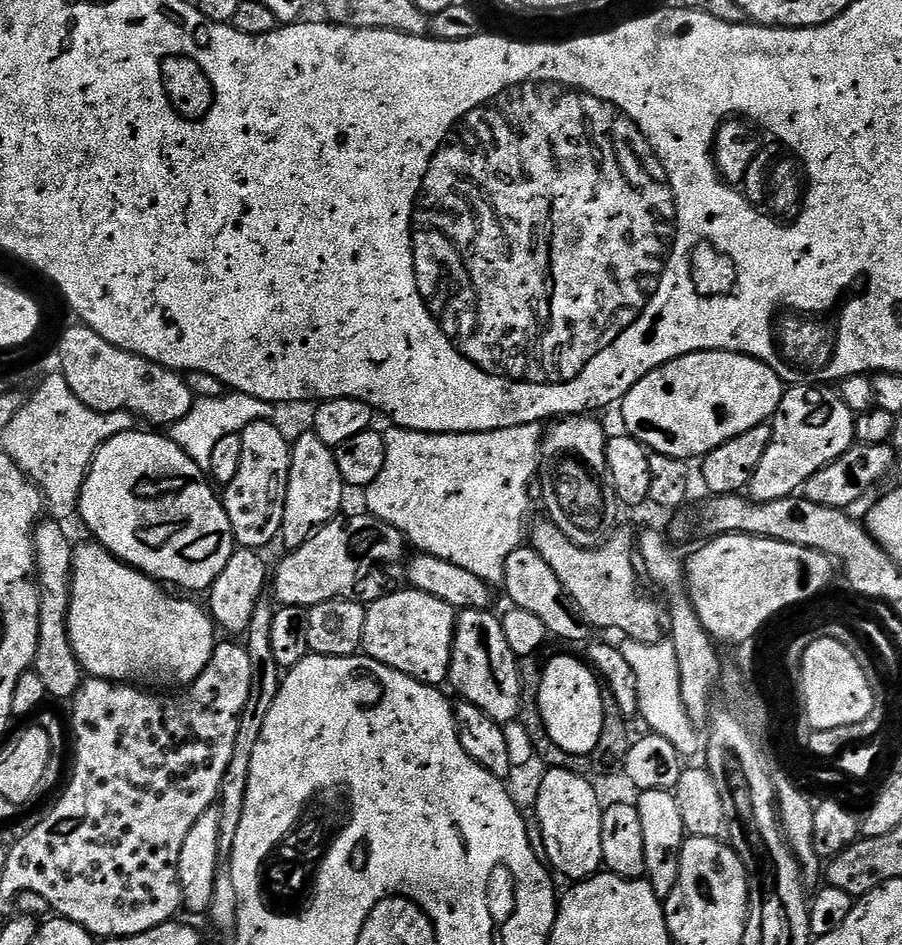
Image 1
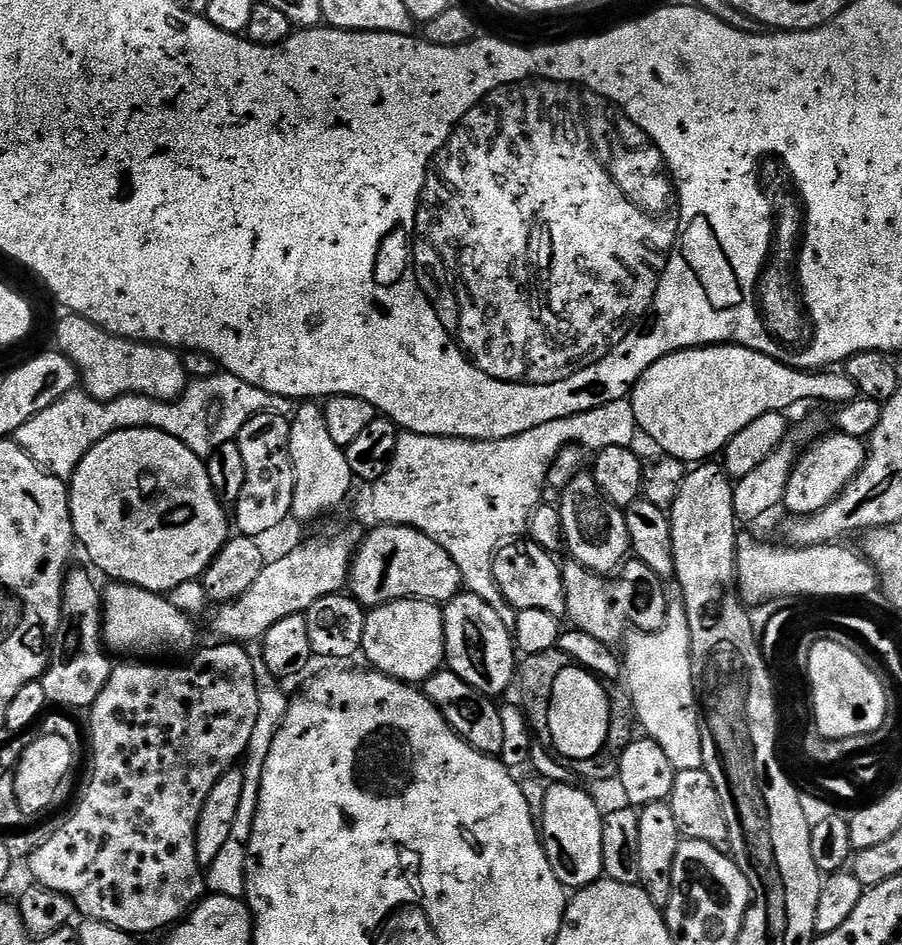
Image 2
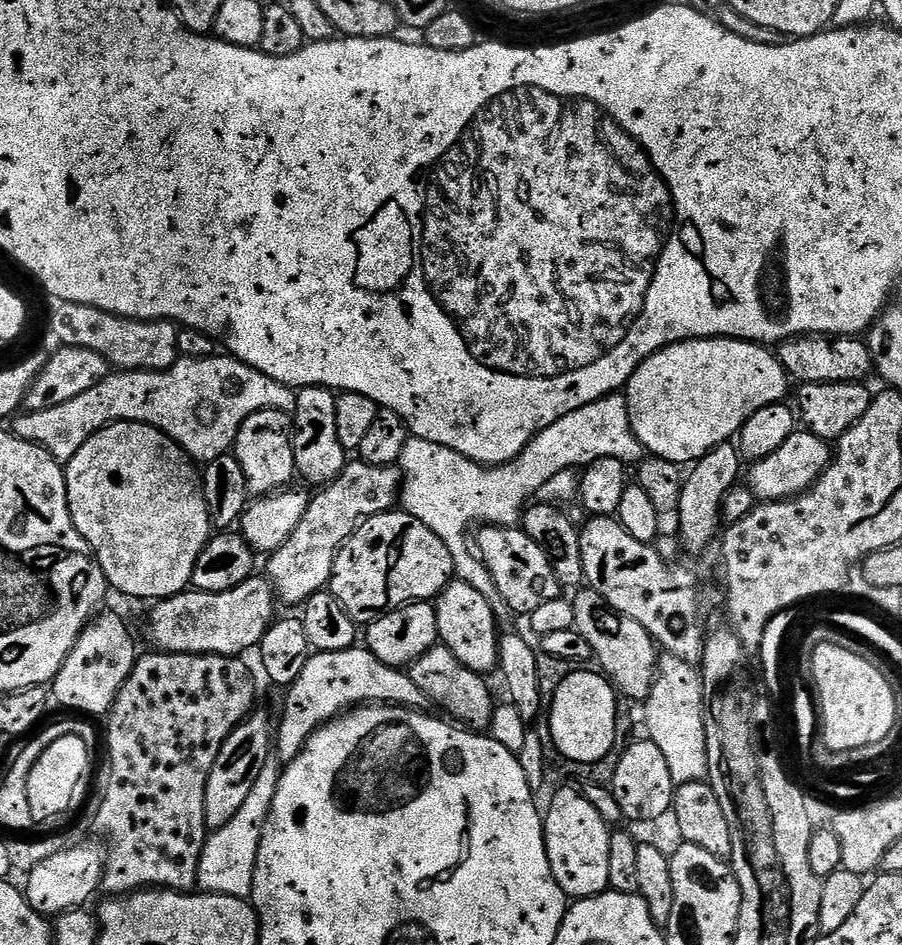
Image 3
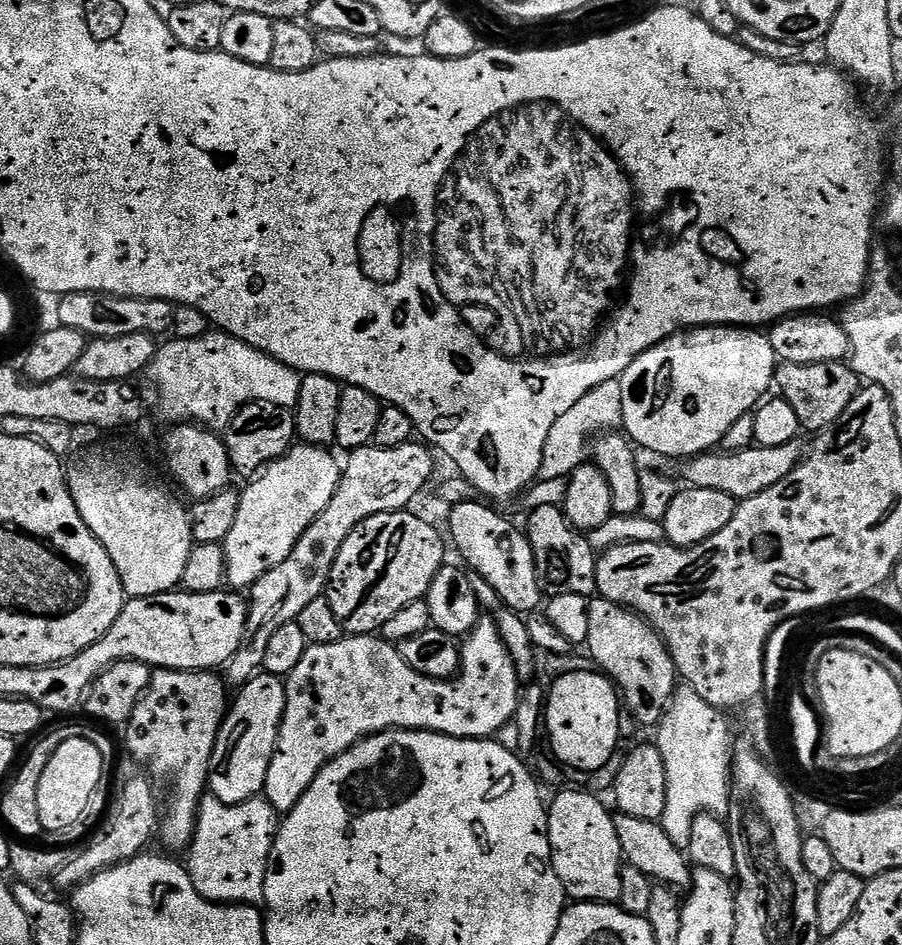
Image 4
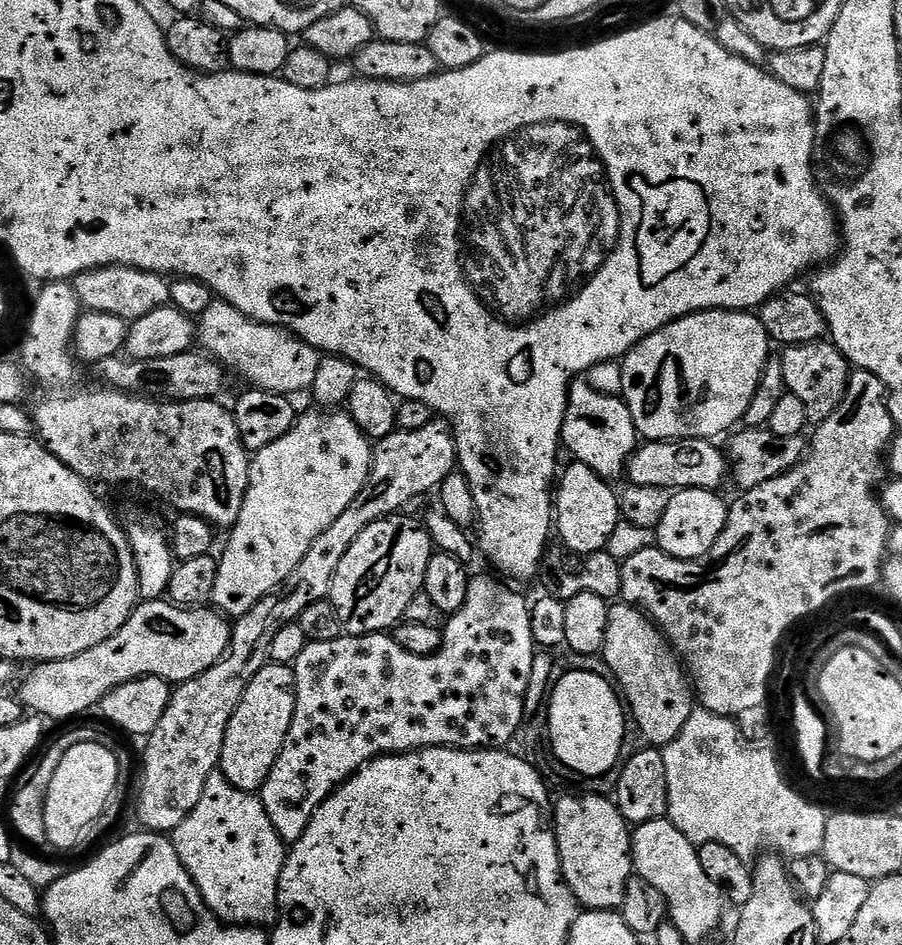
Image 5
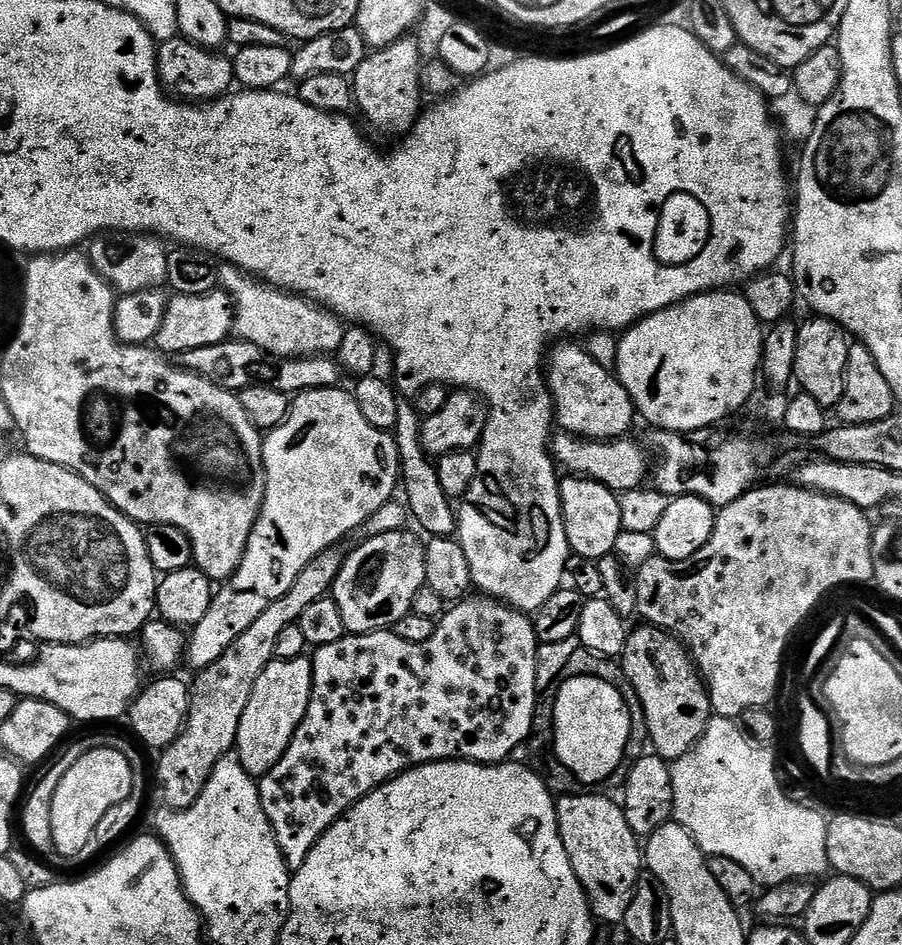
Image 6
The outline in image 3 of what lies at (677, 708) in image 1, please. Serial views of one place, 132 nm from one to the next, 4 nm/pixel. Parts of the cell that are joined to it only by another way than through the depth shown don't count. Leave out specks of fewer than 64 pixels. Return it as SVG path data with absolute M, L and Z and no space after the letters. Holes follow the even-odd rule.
M661 655L656 665L656 681L642 708L644 724L648 727L647 739L653 740L658 750L662 750L676 785L705 779L708 775L708 751L704 729L706 701L701 673L693 665L682 662L682 658Z

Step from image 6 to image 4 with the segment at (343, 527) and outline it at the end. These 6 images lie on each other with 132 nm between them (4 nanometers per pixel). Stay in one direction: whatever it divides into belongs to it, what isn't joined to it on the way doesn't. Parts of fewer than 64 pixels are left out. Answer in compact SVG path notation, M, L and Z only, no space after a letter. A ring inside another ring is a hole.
M297 443L259 473L248 489L240 492L234 530L230 530L223 542L229 589L251 589L262 574L274 570L274 566L282 566L290 558L290 550L294 550L298 538L330 506L330 498L334 498L340 485L342 464L328 452L331 451L327 447L318 444Z

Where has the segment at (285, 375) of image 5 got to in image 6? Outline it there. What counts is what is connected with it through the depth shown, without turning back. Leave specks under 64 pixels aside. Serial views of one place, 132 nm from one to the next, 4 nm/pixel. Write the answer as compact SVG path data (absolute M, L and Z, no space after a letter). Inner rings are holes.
M225 263L220 268L218 284L232 297L235 335L258 346L258 350L262 350L265 356L332 356L342 346L345 321L305 296L273 288L230 263Z

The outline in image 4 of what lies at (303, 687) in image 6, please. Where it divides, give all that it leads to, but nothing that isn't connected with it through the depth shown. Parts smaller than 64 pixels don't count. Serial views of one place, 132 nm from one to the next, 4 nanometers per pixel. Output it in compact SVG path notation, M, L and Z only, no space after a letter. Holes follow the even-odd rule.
M261 671L260 675L247 680L239 689L240 697L231 701L230 711L216 736L212 764L208 767L207 791L214 798L227 804L241 804L263 793L266 770L270 770L270 758L274 758L278 730L286 710L284 686L281 677Z

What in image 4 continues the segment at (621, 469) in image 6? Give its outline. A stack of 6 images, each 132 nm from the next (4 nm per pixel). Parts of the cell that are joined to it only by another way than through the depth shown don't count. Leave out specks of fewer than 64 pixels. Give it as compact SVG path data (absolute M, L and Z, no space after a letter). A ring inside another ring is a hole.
M799 439L786 442L786 446L770 446L761 448L753 446L742 448L738 452L727 450L713 450L699 456L691 457L684 468L684 476L688 479L687 483L694 488L705 488L706 490L722 490L722 494L730 494L738 502L750 498L754 494L762 494L762 490L770 490L774 482L782 482L797 468L804 459L806 452Z

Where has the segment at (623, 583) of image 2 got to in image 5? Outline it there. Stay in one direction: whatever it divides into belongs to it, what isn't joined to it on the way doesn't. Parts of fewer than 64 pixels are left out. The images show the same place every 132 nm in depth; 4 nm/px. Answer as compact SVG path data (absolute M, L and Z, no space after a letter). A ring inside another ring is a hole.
M612 602L602 657L630 709L631 719L636 719L637 730L648 739L645 741L652 746L674 742L694 710L694 688L668 637L635 604Z

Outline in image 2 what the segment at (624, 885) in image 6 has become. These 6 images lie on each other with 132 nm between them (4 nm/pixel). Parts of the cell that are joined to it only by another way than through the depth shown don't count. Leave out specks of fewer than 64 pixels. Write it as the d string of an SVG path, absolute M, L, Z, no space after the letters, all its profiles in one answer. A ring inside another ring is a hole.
M549 783L545 794L545 814L538 820L544 841L544 853L550 858L554 874L565 889L579 890L604 876L602 862L602 808L575 783Z

